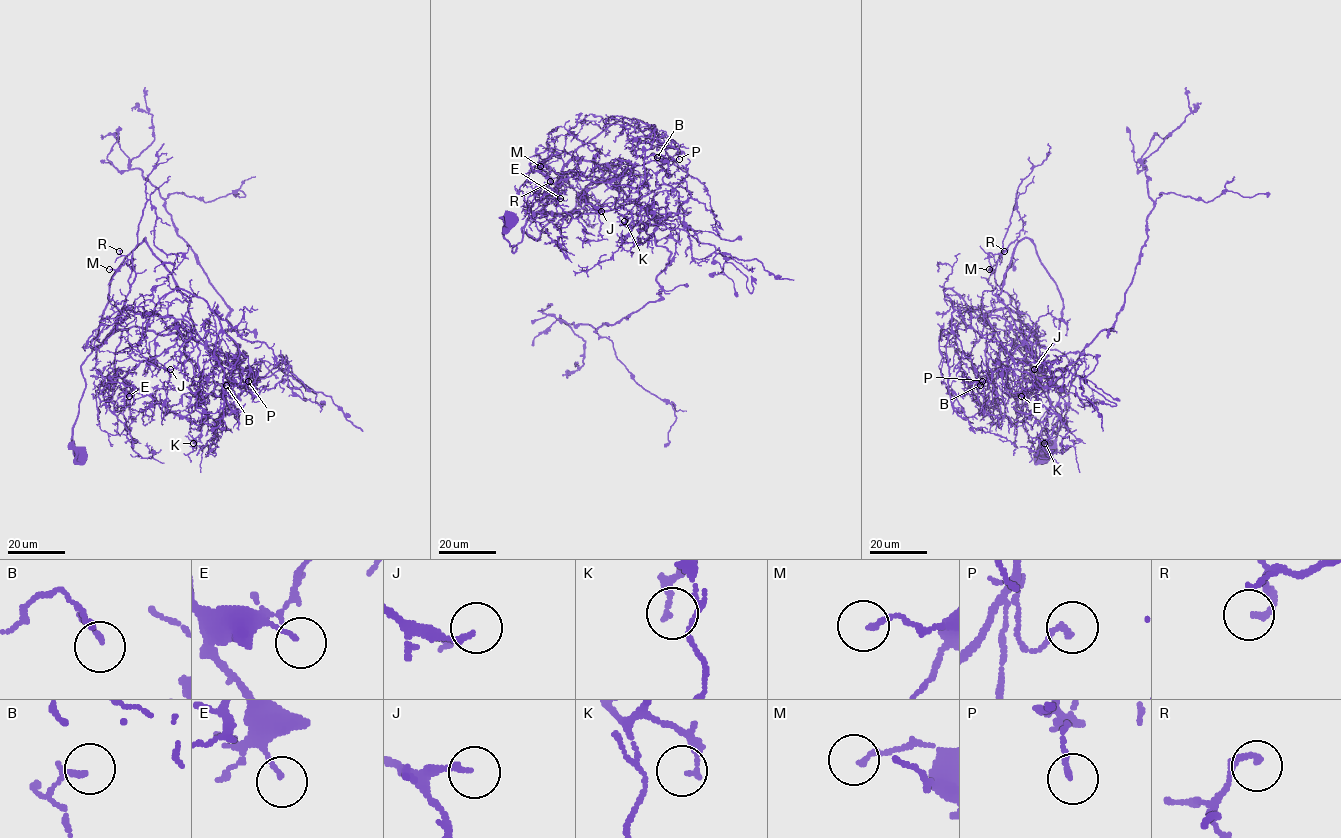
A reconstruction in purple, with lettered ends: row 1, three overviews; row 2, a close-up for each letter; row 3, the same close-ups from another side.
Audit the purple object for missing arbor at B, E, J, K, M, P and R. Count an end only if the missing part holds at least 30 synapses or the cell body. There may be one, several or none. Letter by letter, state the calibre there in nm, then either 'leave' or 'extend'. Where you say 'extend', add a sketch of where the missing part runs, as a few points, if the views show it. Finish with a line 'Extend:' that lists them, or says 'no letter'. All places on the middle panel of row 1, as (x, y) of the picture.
B: calibre 140 nm; leave
E: calibre 90 nm; leave
J: calibre 160 nm; extend; course (601, 211), (602, 203), (612, 201), (584, 195)
K: calibre 130 nm; leave
M: calibre 140 nm; leave
P: calibre 160 nm; leave
R: calibre 170 nm; extend; course (550, 181), (542, 192), (545, 199), (540, 206)
Extend: J, R

